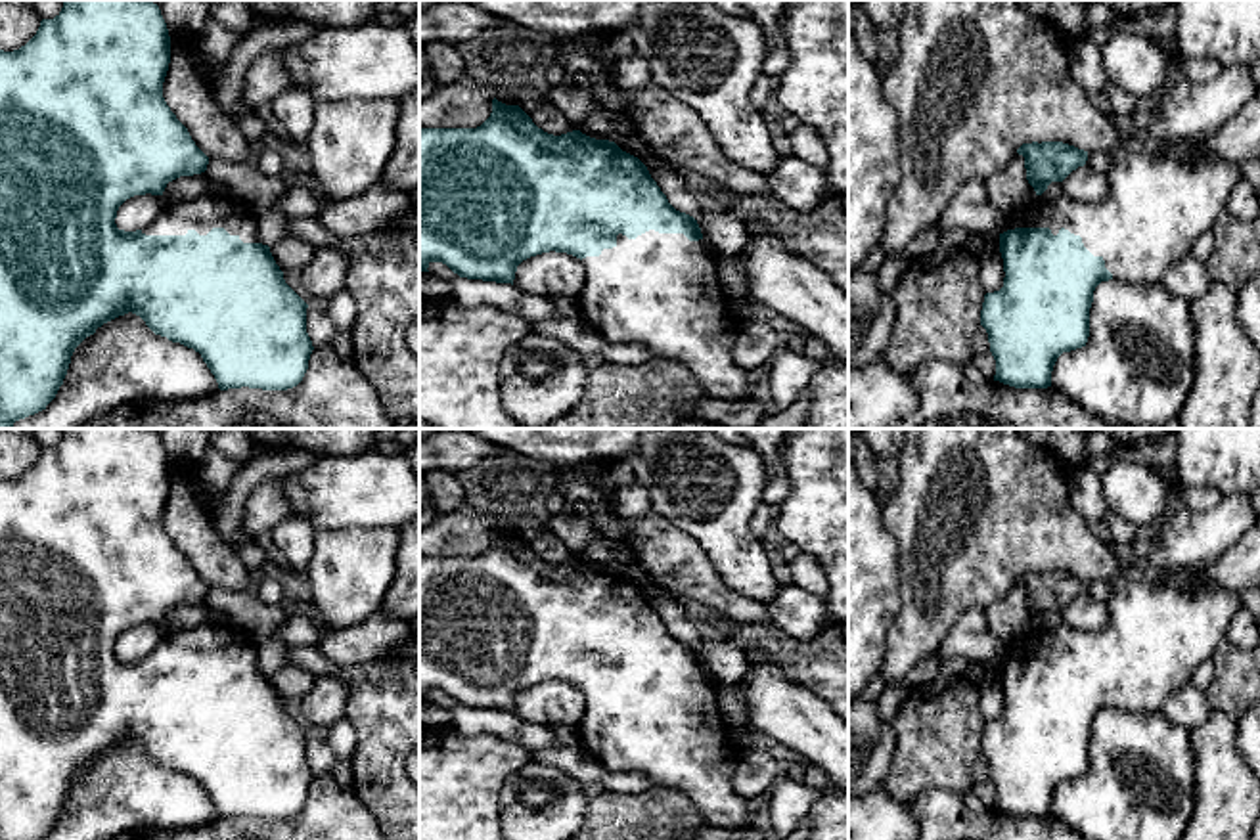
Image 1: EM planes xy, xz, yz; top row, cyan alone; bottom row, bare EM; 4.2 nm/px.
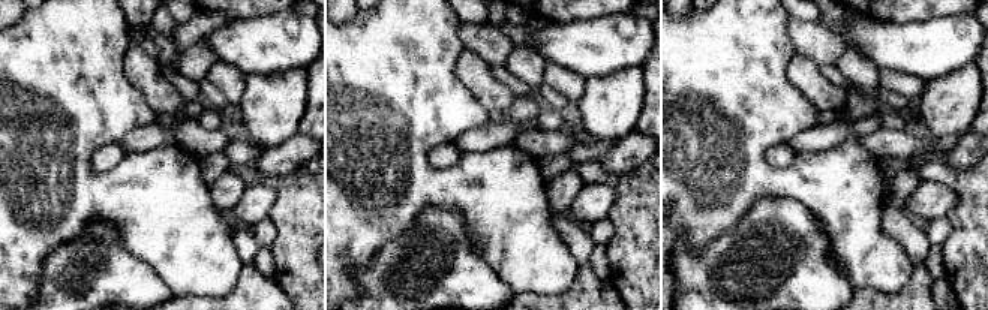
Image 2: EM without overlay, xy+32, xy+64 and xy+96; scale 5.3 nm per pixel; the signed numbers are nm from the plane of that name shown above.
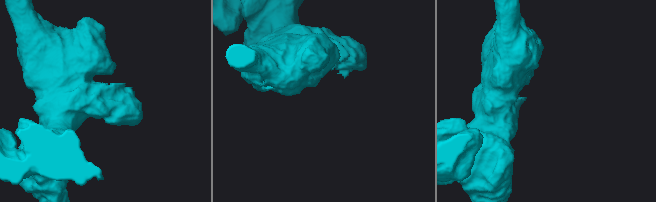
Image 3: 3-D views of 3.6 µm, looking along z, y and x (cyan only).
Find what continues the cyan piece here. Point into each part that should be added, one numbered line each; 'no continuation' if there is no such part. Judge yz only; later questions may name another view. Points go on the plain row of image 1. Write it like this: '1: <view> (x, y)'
1: yz (1157, 634)

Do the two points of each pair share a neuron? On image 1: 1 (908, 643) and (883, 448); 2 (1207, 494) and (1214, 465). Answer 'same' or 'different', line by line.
1: different
2: different

